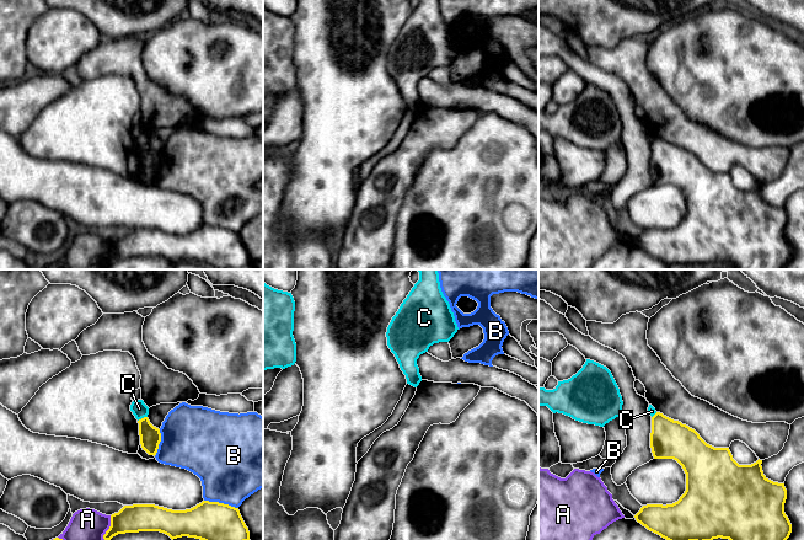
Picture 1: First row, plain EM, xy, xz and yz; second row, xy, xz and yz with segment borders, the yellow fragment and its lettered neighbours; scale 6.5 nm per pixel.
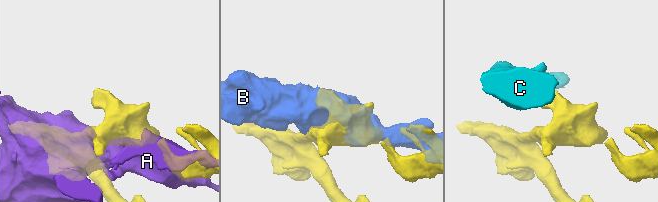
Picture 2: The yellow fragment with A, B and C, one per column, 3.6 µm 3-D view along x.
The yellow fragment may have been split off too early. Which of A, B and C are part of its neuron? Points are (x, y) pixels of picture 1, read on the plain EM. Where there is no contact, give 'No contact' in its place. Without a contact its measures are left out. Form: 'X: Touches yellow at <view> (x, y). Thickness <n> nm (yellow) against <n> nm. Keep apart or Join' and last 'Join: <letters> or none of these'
A: Touches yellow at xy (108, 254). Thickness 180 nm (yellow) against 260 nm. Keep apart
B: Touches yellow at xy (221, 228). Thickness 280 nm (yellow) against 440 nm. Keep apart
C: Touches yellow at xy (141, 143). Thickness 140 nm (yellow) against 100 nm. Keep apart
Join: none of these

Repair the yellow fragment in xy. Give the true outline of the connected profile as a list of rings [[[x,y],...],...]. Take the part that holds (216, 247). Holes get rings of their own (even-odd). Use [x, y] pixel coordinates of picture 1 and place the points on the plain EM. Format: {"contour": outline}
{"contour": [[[203,225],[186,235],[172,235],[155,229],[124,230],[111,240],[111,251],[103,263],[118,258],[160,256],[172,264],[195,262],[209,269],[241,268],[250,264],[238,232],[219,226]]]}

